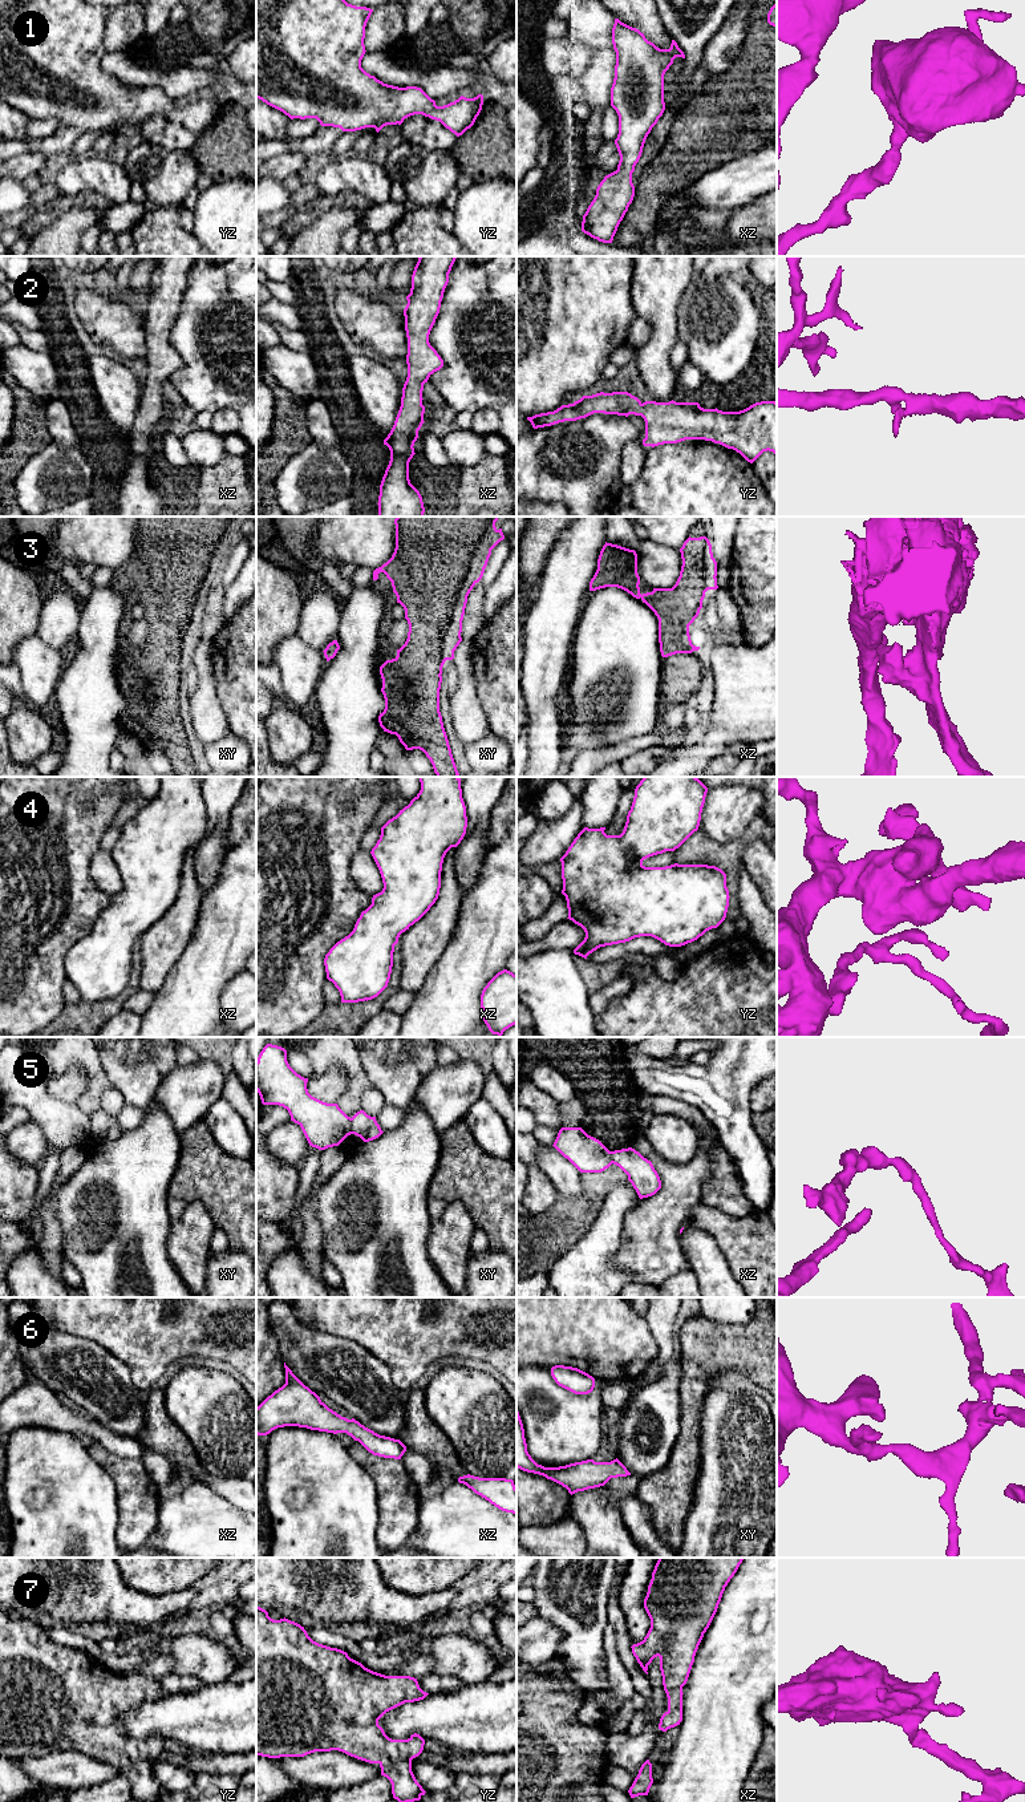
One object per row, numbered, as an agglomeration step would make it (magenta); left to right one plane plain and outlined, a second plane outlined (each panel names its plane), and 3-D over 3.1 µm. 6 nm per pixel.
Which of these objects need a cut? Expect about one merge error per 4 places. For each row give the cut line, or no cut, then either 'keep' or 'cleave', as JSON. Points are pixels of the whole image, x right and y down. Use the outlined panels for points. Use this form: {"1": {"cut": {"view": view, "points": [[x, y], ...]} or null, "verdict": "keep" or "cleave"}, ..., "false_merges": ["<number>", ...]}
{"1": {"cut": null, "verdict": "keep"}, "2": {"cut": null, "verdict": "keep"}, "3": {"cut": null, "verdict": "keep"}, "4": {"cut": null, "verdict": "keep"}, "5": {"cut": {"view": "xy", "points": [[349, 1118], [352, 1133]]}, "verdict": "cleave"}, "6": {"cut": null, "verdict": "keep"}, "7": {"cut": null, "verdict": "keep"}, "false_merges": ["5"]}

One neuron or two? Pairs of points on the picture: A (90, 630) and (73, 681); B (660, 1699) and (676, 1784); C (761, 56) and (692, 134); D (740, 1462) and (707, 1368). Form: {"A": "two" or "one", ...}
{"A": "one", "B": "two", "C": "one", "D": "two"}

